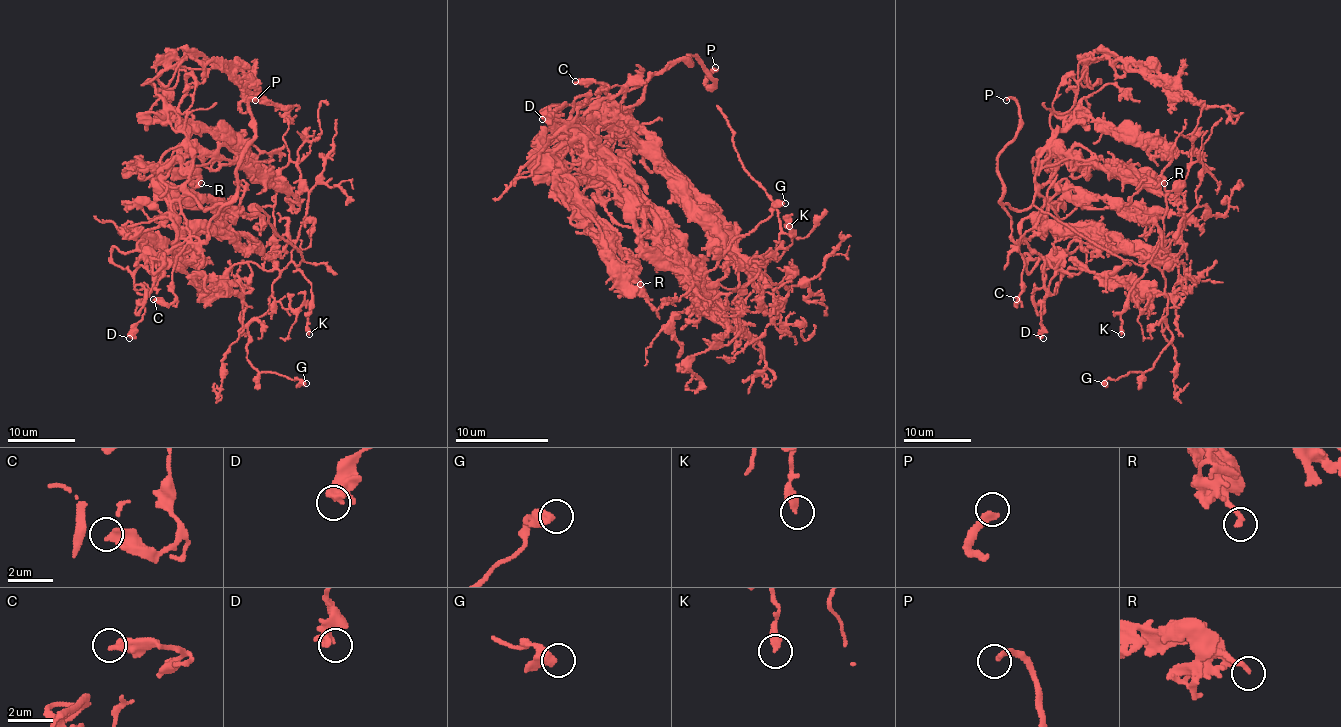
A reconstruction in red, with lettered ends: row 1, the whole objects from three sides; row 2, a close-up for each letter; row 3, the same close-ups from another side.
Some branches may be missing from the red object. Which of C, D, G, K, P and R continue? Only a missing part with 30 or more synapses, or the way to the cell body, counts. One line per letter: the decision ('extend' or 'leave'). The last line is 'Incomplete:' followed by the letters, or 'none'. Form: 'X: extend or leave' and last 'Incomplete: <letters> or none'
C: leave
D: leave
G: leave
K: leave
P: extend
R: leave
Incomplete: P

